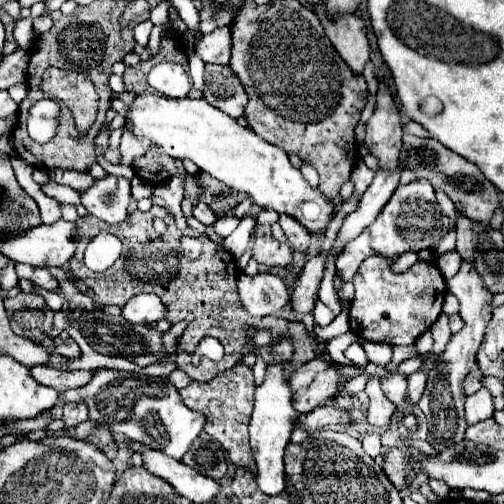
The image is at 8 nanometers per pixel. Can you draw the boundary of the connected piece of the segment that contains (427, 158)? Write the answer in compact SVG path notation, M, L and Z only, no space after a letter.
M405 135L403 145L401 145L401 155L399 163L405 169L413 169L417 179L429 179L433 189L441 189L449 195L449 199L455 203L457 211L473 221L489 223L491 217L495 215L495 209L499 207L499 193L495 185L481 173L477 165L471 161L463 159L461 155L455 155L451 149L443 147L437 139L429 137L415 137L415 135Z

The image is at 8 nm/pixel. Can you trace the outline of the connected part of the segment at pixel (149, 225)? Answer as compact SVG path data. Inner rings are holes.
M153 205L153 207L151 207L151 209L149 209L149 211L147 211L147 213L141 213L141 211L135 211L135 213L131 213L131 215L127 215L127 219L125 219L125 221L123 221L123 223L117 223L117 225L107 225L107 223L103 223L103 221L101 221L101 219L97 219L97 217L93 217L93 215L85 215L85 217L79 217L79 219L77 219L77 223L75 223L75 227L77 227L77 233L81 233L81 235L77 235L77 251L75 251L75 255L73 255L73 259L71 259L71 261L69 261L69 271L71 271L71 273L73 273L73 277L75 277L75 279L77 279L77 281L81 281L81 283L85 283L85 287L87 287L87 289L89 289L89 291L91 291L91 297L93 297L93 301L95 301L95 303L97 303L97 305L119 305L119 307L121 307L121 305L123 305L123 303L125 303L125 301L129 301L129 299L131 299L131 297L133 297L133 295L137 295L137 293L155 293L155 295L159 295L159 297L161 297L161 301L163 301L163 303L165 303L165 307L167 307L167 311L165 311L165 319L167 319L167 321L169 321L169 323L177 323L177 321L183 321L183 319L189 319L189 317L195 317L195 319L191 319L191 321L189 321L189 325L187 325L187 329L185 329L185 331L183 331L183 335L181 335L181 341L179 341L179 353L177 353L177 355L175 355L175 363L177 363L177 367L179 367L179 369L183 369L183 371L185 371L185 373L187 373L187 375L189 375L189 377L193 377L193 379L195 379L195 381L209 381L209 379L213 379L213 377L215 377L215 375L219 375L219 373L221 373L221 371L225 371L225 369L231 369L231 367L233 367L233 365L235 365L235 363L237 363L237 361L239 361L239 359L241 359L241 349L243 349L243 347L245 347L245 345L247 345L247 347L249 347L249 351L253 351L253 353L255 353L255 355L257 355L257 357L263 357L263 359L265 359L265 361L267 361L267 363L269 363L269 365L271 365L271 363L273 363L273 355L271 355L271 351L273 351L273 347L275 347L275 345L277 345L277 339L279 339L279 337L289 337L289 339L291 339L291 341L293 341L293 347L295 347L295 353L293 353L293 359L291 359L291 361L289 361L289 363L287 363L287 365L285 365L285 371L287 371L287 373L293 373L293 371L297 371L297 369L299 369L299 367L301 367L301 365L303 365L303 363L305 363L305 361L311 361L311 359L313 359L313 357L315 357L315 353L313 353L313 337L311 337L311 335L307 335L307 331L305 331L305 327L303 327L303 323L295 323L295 321L293 321L293 323L291 323L291 321L285 321L285 319L277 319L277 317L251 317L251 315L249 315L249 313L247 313L247 311L245 311L245 309L243 309L243 307L241 307L241 303L239 303L239 295L237 295L237 263L235 263L235 259L233 259L233 255L229 255L229 253L227 253L227 251L225 251L225 249L223 249L223 247L221 247L221 245L217 245L217 243L213 243L213 241L211 241L211 239L207 239L207 237L203 237L203 239L201 239L201 241L203 241L203 251L201 251L201 257L199 257L199 259L197 259L197 261L187 261L187 259L185 259L185 257L183 257L183 255L181 255L181 253L179 253L179 251L177 251L177 237L179 237L179 233L165 233L165 235L157 235L157 233L155 233L155 231L153 231L153 217L163 217L163 219L165 219L165 221L167 221L167 227L169 227L169 229L167 229L167 231L179 231L179 229L177 229L177 225L175 225L175 221L173 221L173 217L171 217L171 215L169 215L169 213L167 213L167 209L163 209L163 207L159 207L159 205ZM101 229L105 229L105 231L111 231L111 233L113 233L113 235L117 235L117 237L119 237L119 239L121 239L121 241L123 241L123 253L121 253L121 257L119 257L119 259L117 259L117 261L115 261L115 263L113 263L113 267L111 267L111 269L109 269L109 271L105 271L105 273L99 273L99 275L97 275L97 273L91 273L91 271L87 271L87 273L85 273L85 275L81 275L81 273L83 273L83 271L85 271L85 265L83 265L83 251L85 251L85 245L87 245L87 241L89 241L89 237L91 237L91 235L95 235L95 231L101 231ZM127 263L141 263L141 269L139 269L139 267L137 267L137 277L133 277L133 275L131 275L131 273L129 273L129 269L127 269ZM251 327L253 327L253 329L255 329L255 331L259 331L259 329L269 329L269 331L271 331L271 335L273 335L273 337L275 337L275 339L271 339L271 343L269 343L269 345L265 345L265 347L259 347L259 345L255 345L255 343L253 343L253 339L251 339L251 337L247 337L247 331L249 331L249 329L251 329ZM205 335L211 335L211 337L217 337L217 339L219 339L219 341L221 341L221 343L223 343L223 347L225 347L225 357L223 357L223 359L221 359L221 361L217 361L217 363L215 363L215 361L209 361L209 359L201 359L201 361L199 361L199 365L193 365L193 353L195 353L195 349L197 349L197 345L199 345L199 341L201 341L201 337L205 337Z

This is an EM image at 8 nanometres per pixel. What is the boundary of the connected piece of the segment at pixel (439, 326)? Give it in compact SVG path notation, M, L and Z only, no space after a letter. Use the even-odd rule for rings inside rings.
M441 313L439 319L433 323L431 333L433 333L433 339L435 339L435 345L433 345L433 351L429 355L439 355L439 353L443 353L443 349L445 349L445 345L449 341L449 335L451 335L445 313Z

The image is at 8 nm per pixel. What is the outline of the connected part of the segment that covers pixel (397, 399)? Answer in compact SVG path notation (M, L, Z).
M391 375L391 377L385 377L381 381L381 387L383 387L383 393L385 397L395 403L395 405L401 405L405 401L405 391L407 391L407 377L405 375Z

